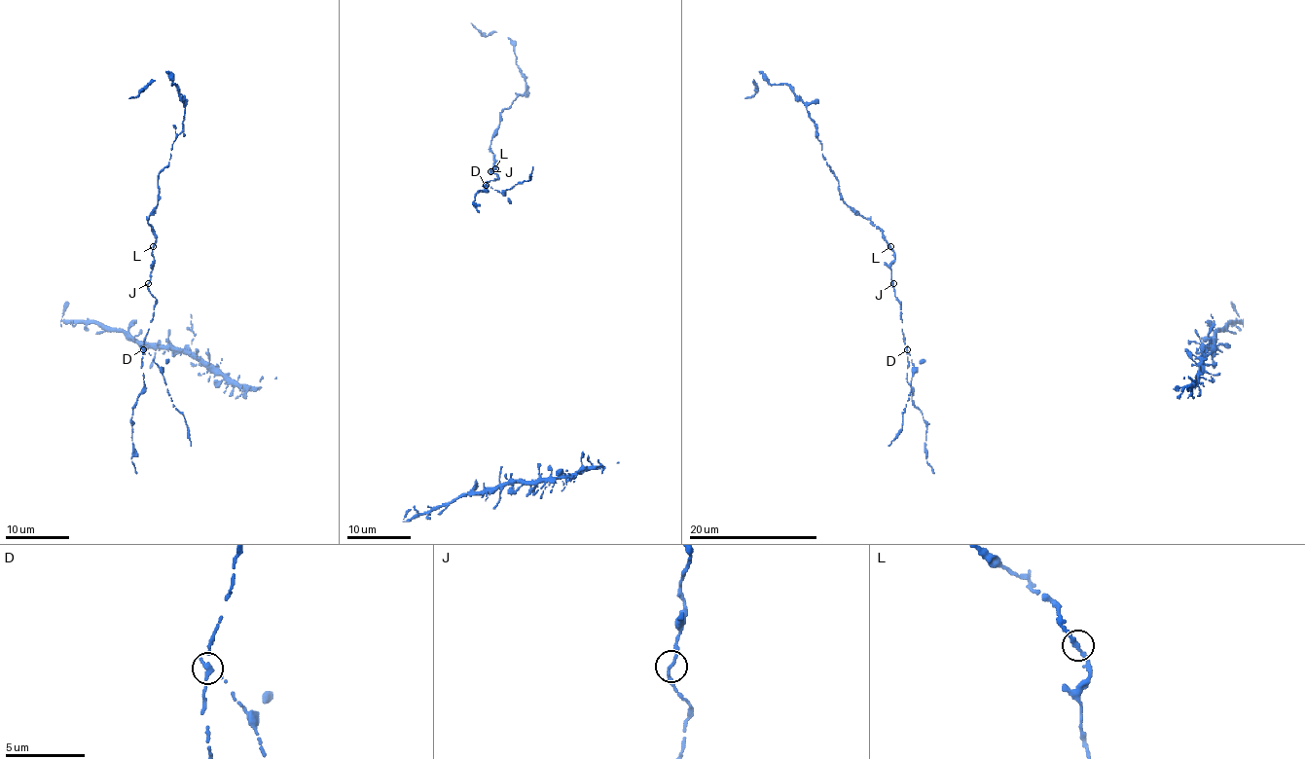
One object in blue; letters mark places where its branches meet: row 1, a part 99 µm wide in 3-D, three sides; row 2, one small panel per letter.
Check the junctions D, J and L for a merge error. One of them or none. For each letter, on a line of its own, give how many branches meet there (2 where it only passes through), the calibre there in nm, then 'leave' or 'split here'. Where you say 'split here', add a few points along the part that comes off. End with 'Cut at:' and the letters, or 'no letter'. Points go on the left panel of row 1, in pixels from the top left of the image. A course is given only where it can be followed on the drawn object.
D: branches 2; calibre 240 nm; split here
J: branches 2; calibre 220 nm; leave
L: branches 2; calibre 240 nm; leave
Cut at: D

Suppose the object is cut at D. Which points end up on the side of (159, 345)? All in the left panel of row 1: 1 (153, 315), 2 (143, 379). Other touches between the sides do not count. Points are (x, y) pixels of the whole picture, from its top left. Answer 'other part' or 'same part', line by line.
1: other part
2: other part

